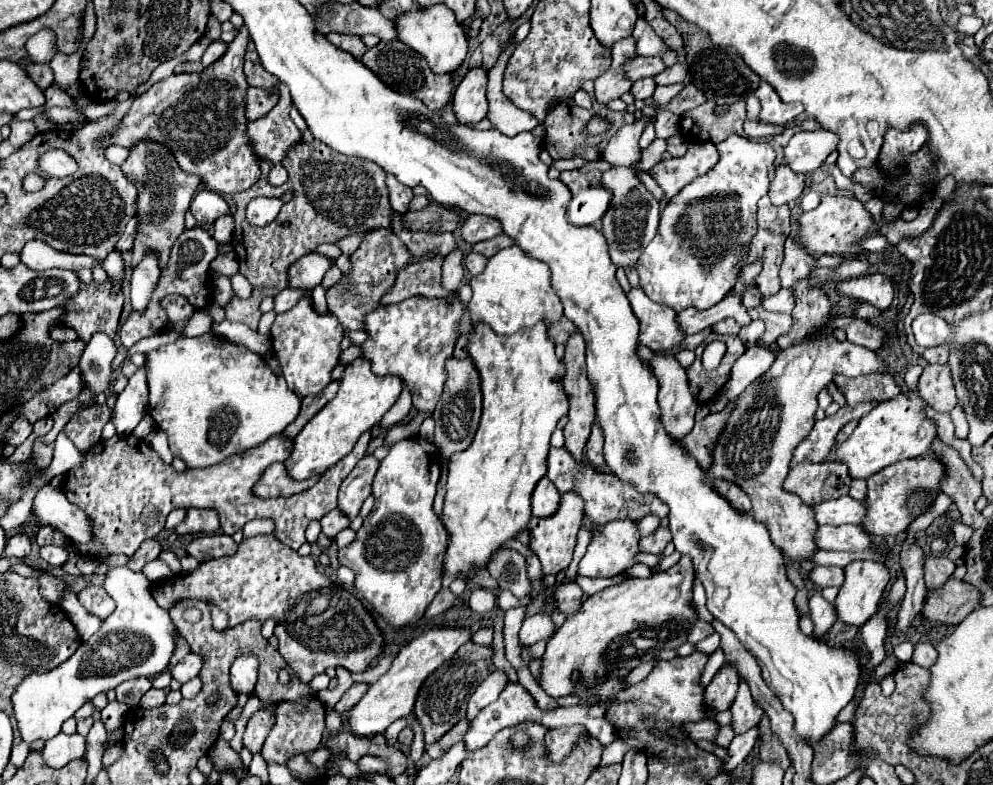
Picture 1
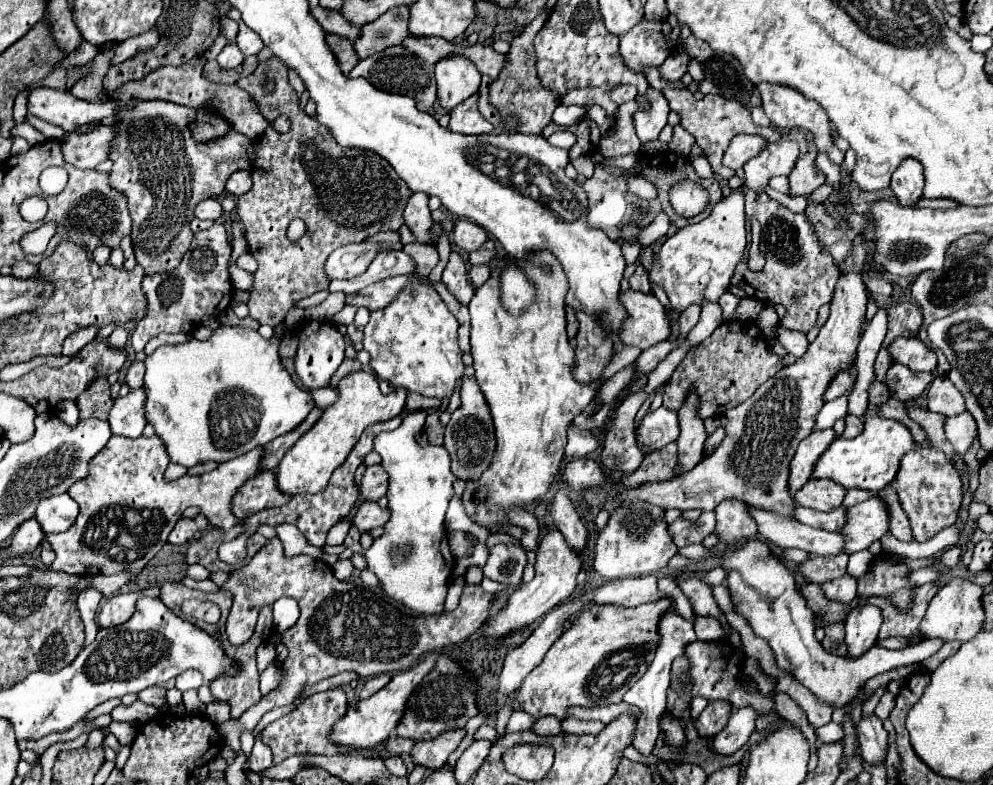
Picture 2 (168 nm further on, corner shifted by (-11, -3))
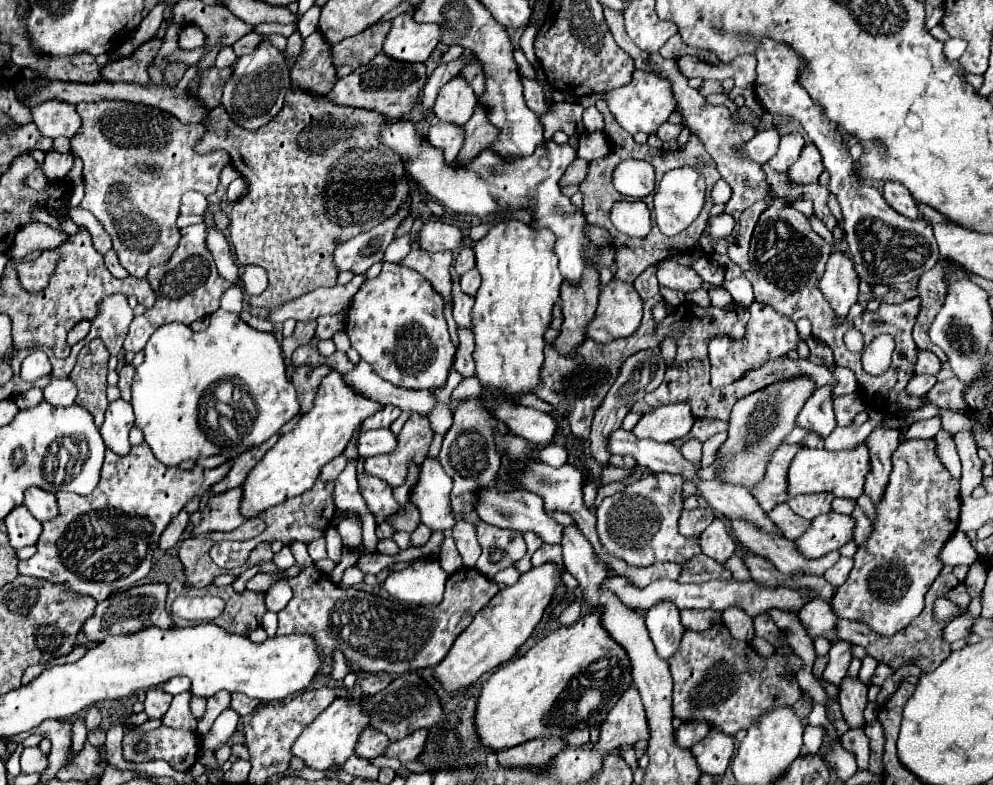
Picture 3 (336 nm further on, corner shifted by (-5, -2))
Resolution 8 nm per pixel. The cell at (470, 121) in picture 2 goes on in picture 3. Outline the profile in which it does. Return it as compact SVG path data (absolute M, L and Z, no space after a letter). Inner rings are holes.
M437 122L435 126L429 128L427 140L431 146L439 148L445 156L445 162L451 164L451 162L455 162L457 152L461 148L461 140L463 140L461 132L463 132L463 128L457 128L457 126L447 124L447 122Z

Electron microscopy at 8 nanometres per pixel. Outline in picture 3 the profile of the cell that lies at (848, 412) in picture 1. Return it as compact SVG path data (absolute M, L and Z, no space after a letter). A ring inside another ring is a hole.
M797 444L779 446L773 452L773 456L771 456L771 460L767 464L763 480L751 488L751 494L753 494L753 498L757 500L757 504L761 506L763 512L771 512L777 504L787 502L785 474L787 474L789 464L791 464L791 460L793 460L793 456L797 452L799 452Z

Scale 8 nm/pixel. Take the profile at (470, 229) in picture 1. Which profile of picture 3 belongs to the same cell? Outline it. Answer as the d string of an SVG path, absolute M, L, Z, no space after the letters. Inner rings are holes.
M429 220L421 226L417 244L425 252L443 252L443 250L455 250L461 244L461 230L457 226L445 224L441 220Z

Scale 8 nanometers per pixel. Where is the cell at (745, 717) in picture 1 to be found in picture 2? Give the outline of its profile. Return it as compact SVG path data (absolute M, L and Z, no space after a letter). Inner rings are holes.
M753 707L735 709L731 713L729 723L725 725L725 729L715 735L713 749L719 755L733 755L735 751L739 751L749 741L751 733L755 731L755 719L757 717L759 715Z

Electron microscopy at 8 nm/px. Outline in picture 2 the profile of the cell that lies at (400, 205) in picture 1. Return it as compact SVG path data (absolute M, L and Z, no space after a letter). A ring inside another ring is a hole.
M413 193L405 205L403 217L405 217L405 225L417 235L419 243L431 243L429 235L429 227L433 223L431 219L431 211L427 207L427 193Z

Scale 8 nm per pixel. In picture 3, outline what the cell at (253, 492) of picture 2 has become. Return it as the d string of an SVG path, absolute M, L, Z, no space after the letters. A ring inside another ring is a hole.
M241 488L223 492L221 496L209 496L203 512L201 522L193 528L191 538L207 532L229 532L235 530L245 522L245 518L239 512L241 504Z

